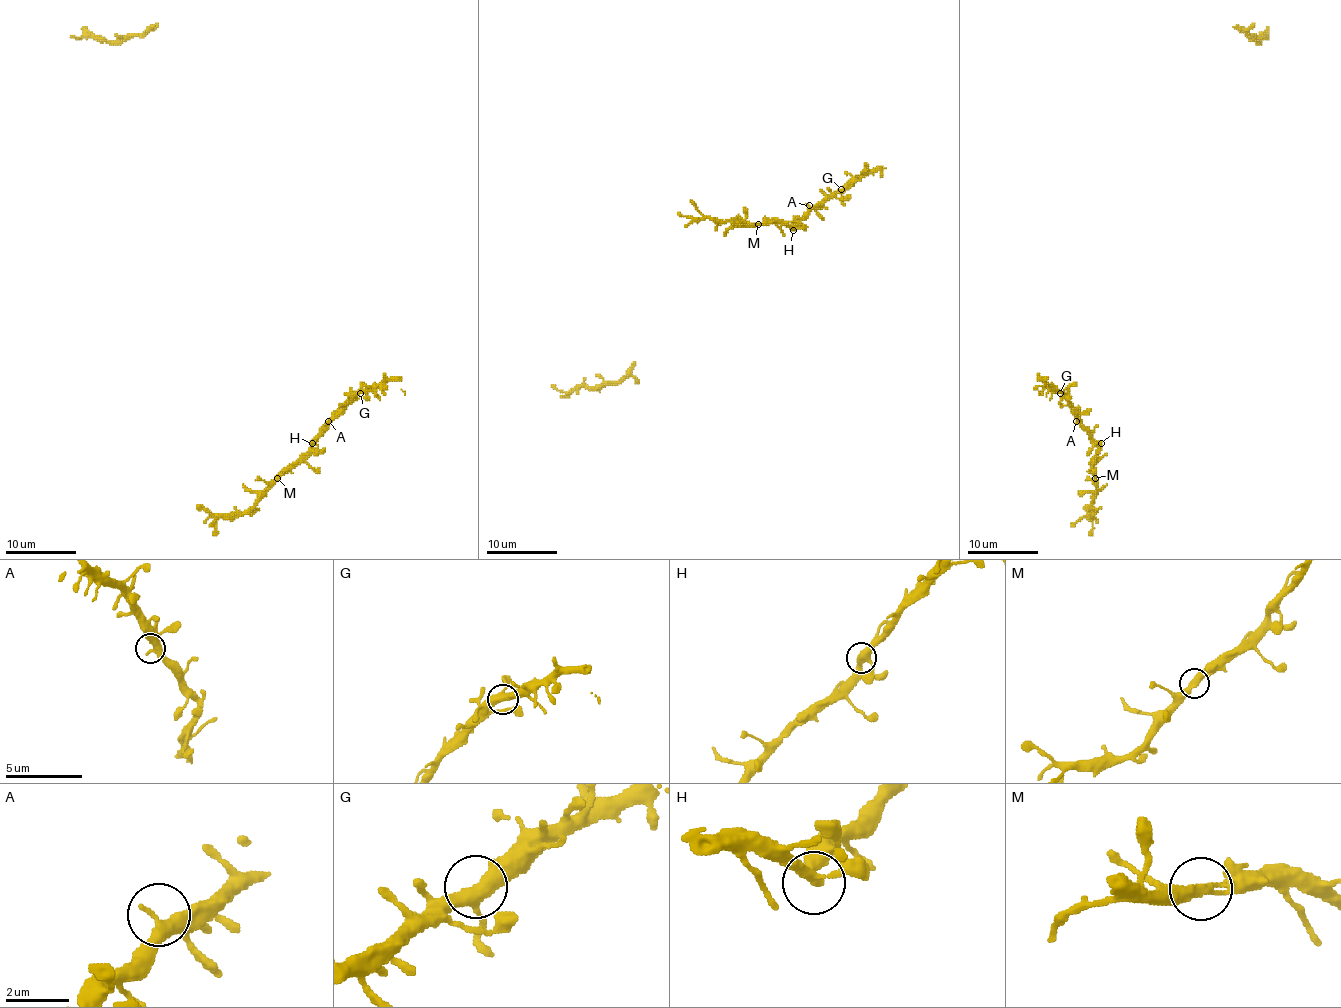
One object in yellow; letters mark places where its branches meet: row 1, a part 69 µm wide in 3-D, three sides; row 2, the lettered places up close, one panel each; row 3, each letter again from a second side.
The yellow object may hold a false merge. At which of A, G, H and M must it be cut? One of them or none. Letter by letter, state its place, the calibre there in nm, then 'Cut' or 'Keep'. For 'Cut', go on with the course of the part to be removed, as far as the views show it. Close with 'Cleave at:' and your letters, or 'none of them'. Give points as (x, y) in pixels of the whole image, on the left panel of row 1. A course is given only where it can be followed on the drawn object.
A: Place: (328, 421). Thickness 400 nm. Keep
G: Place: (360, 393). Thickness 400 nm. Keep
H: Place: (312, 443). Thickness 320 nm. Keep
M: Place: (277, 478). Thickness 360 nm. Keep
Cleave at: none of them

